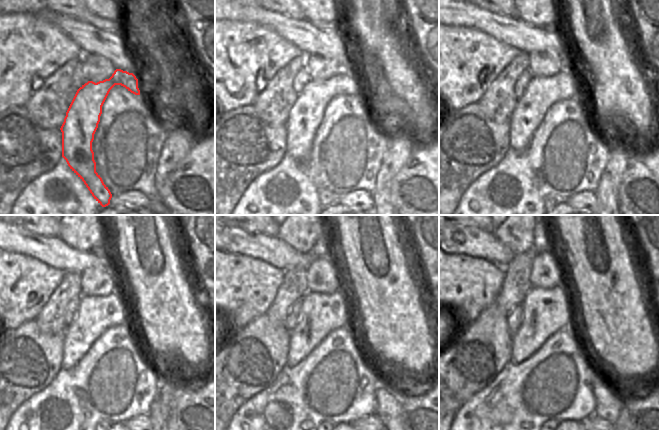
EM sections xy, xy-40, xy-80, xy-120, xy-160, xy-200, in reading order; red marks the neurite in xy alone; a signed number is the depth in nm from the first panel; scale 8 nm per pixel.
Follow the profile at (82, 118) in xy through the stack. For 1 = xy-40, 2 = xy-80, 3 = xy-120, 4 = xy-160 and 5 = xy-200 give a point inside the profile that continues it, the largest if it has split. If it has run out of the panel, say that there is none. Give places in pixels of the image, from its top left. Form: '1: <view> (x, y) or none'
1: xy-40 (305, 116)
2: xy-80 (541, 93)
3: xy-120 (95, 314)
4: xy-160 (321, 313)
5: xy-200 (544, 311)

